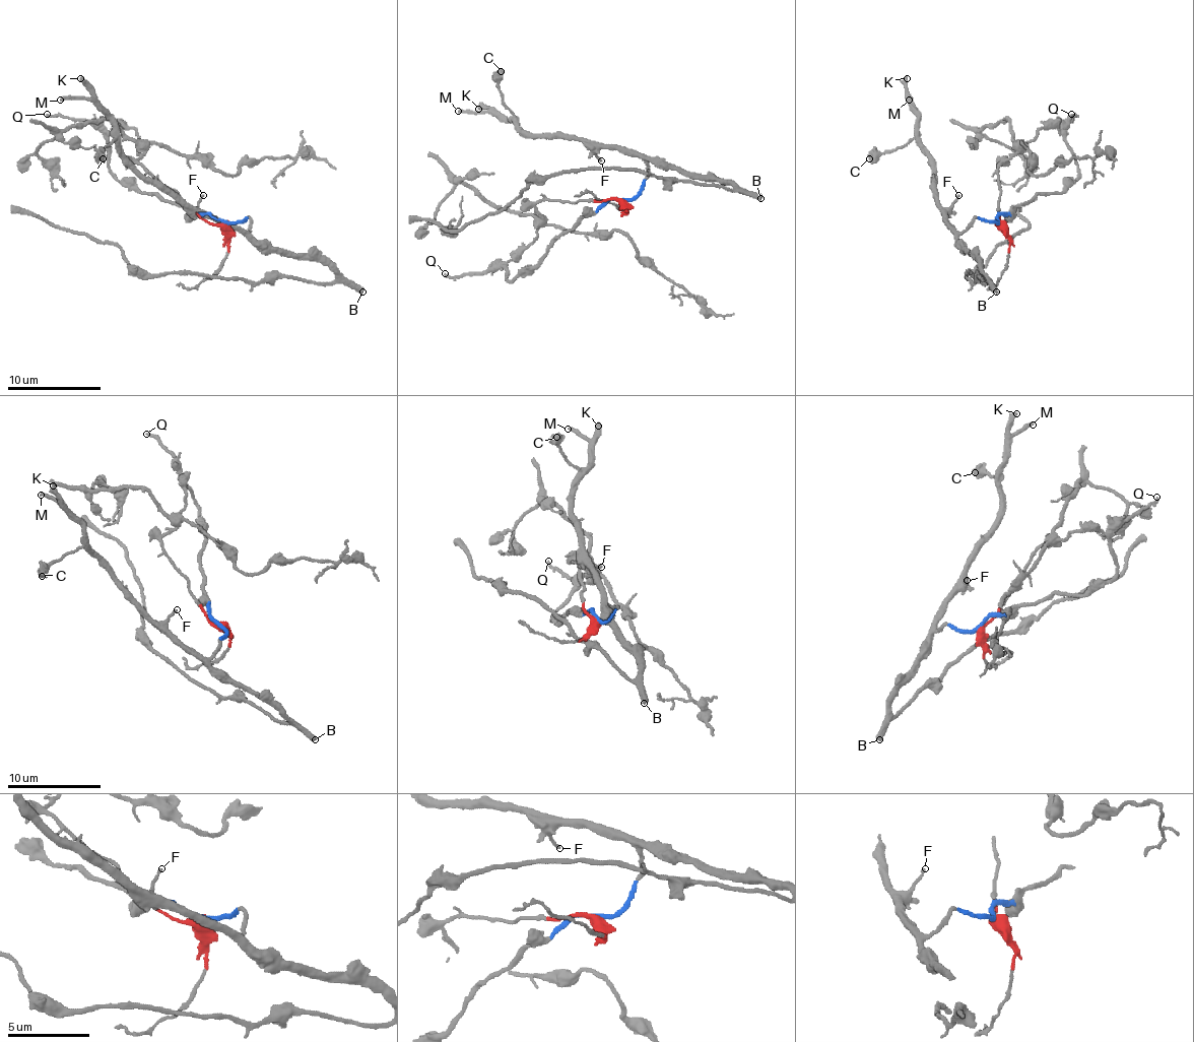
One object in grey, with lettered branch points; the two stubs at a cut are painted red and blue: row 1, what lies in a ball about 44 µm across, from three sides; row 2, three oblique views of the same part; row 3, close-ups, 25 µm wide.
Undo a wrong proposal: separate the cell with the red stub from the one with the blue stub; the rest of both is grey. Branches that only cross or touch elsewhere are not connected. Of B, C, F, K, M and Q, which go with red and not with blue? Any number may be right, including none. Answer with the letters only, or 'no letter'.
no letter

